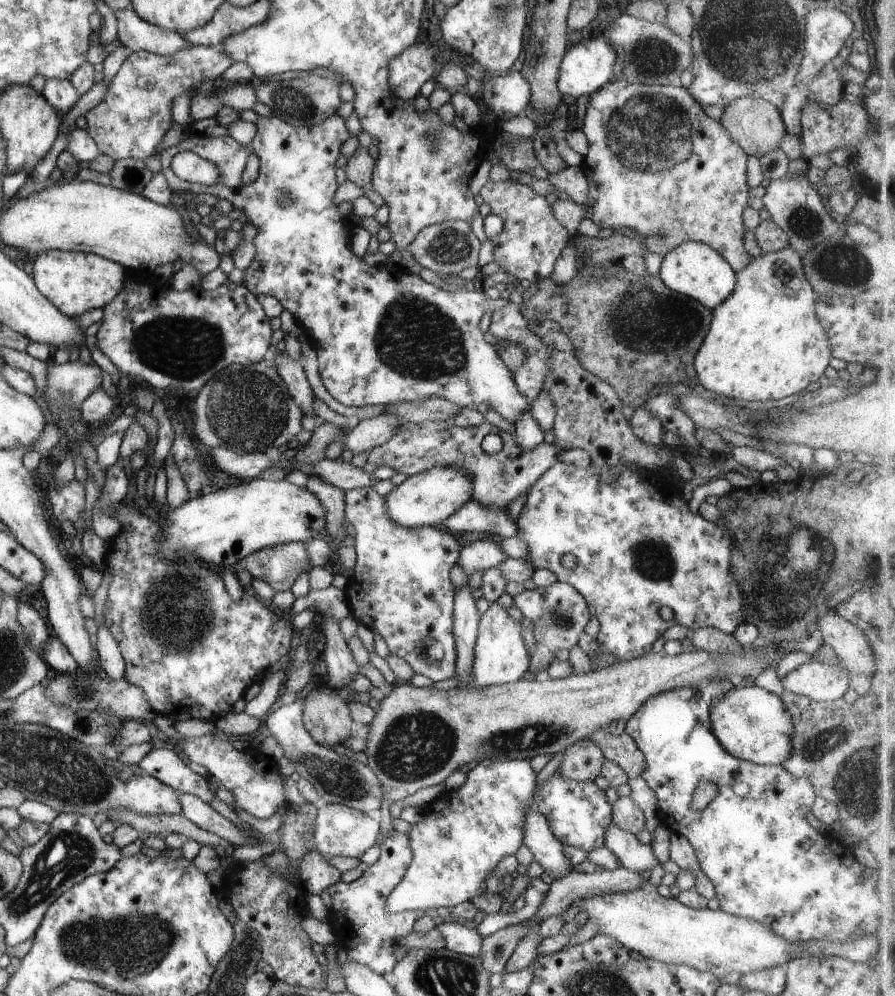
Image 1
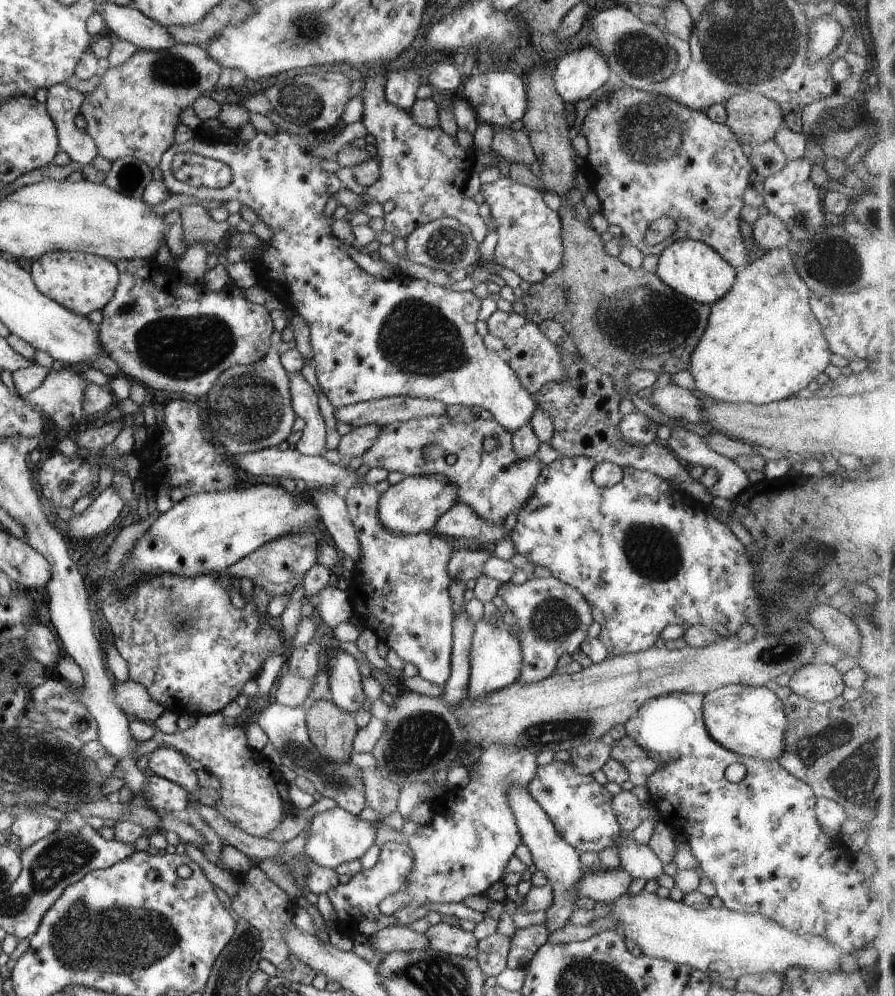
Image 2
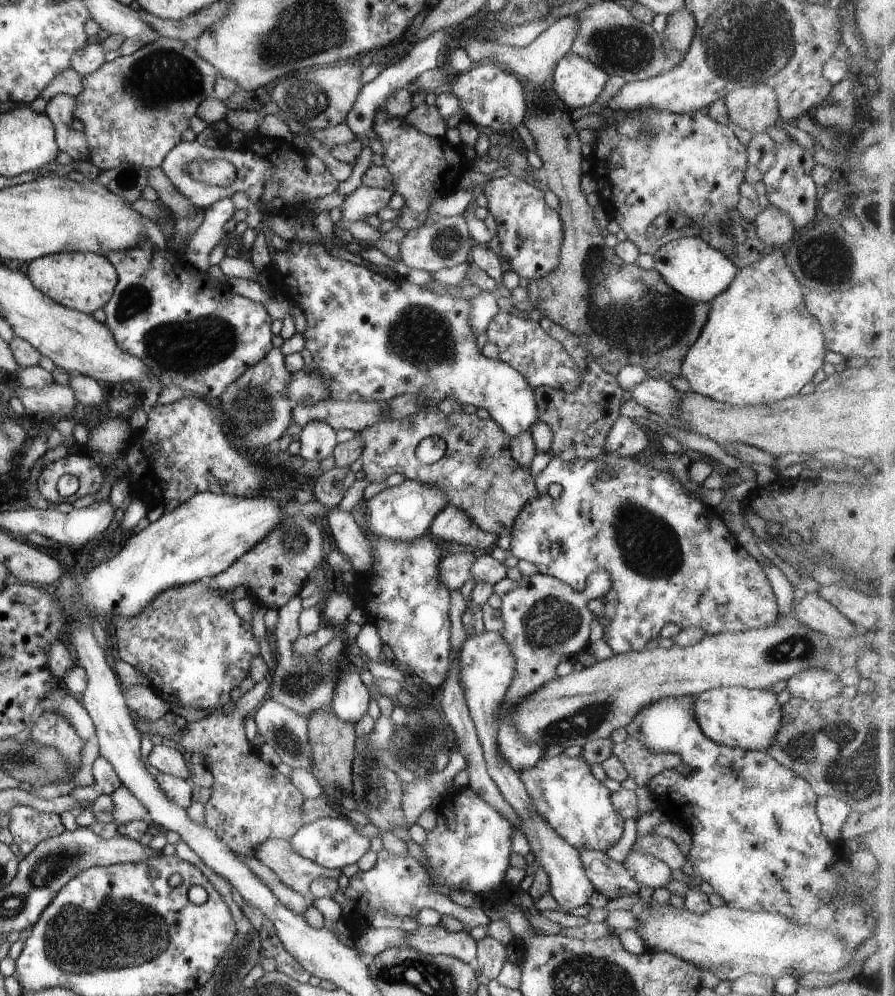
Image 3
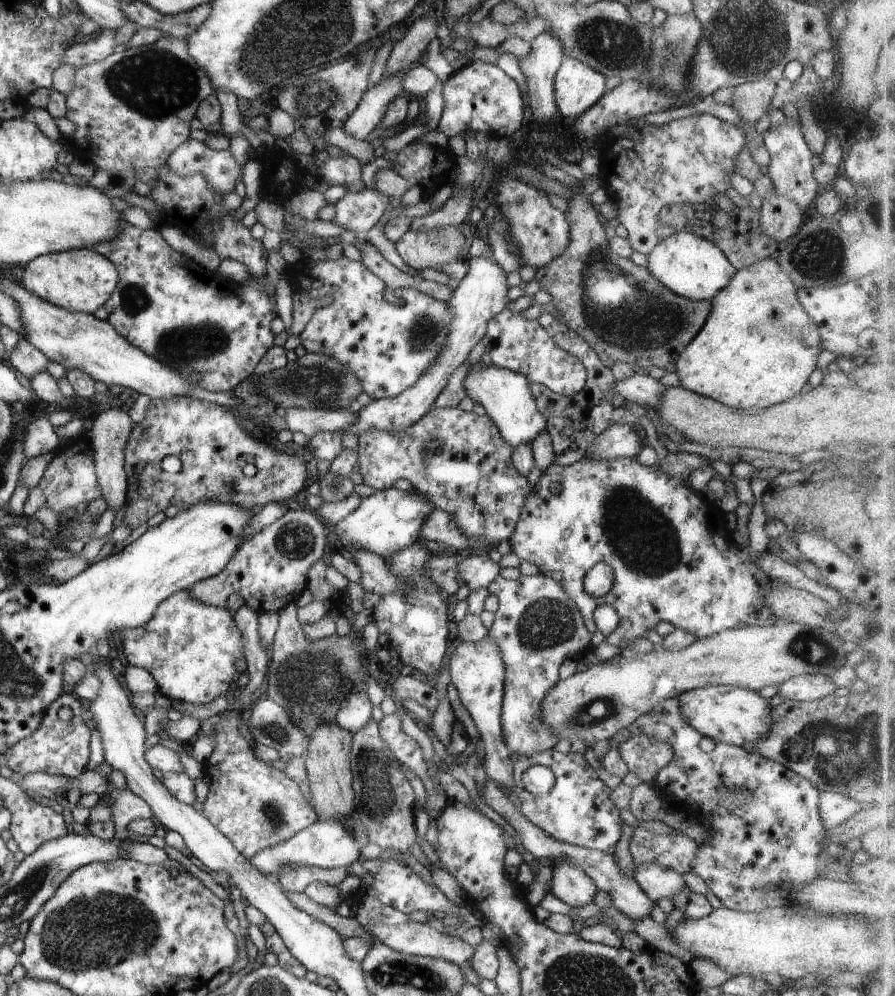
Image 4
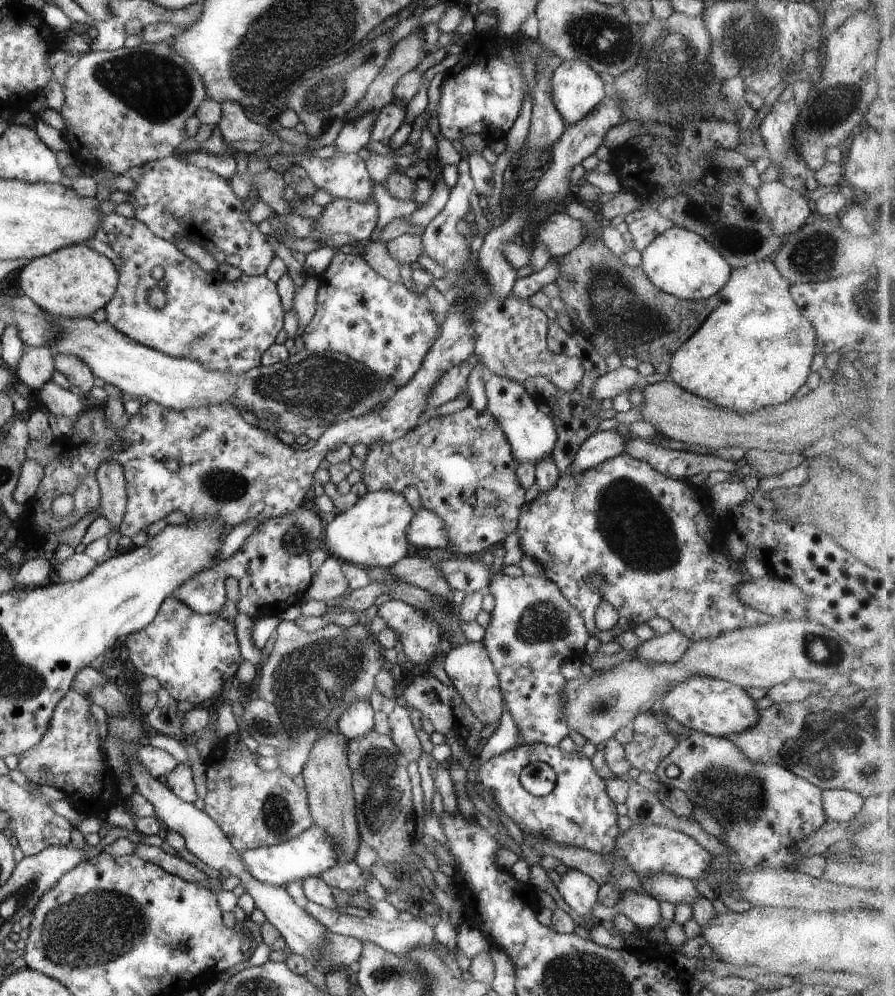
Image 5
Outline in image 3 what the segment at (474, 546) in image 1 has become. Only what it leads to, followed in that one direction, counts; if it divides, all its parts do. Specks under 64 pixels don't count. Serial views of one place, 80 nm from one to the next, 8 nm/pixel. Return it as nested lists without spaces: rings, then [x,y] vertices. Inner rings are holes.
[[[459,552],[446,554],[439,562],[439,573],[442,582],[450,589],[460,589],[471,579],[473,562],[478,558],[478,552]]]

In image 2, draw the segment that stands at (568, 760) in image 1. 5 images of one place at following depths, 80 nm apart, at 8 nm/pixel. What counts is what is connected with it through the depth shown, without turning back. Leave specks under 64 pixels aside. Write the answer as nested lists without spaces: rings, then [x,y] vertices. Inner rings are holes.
[[[618,724],[609,732],[608,737],[599,741],[586,742],[570,751],[570,764],[580,772],[592,776],[611,758],[614,743],[627,737],[625,725]]]

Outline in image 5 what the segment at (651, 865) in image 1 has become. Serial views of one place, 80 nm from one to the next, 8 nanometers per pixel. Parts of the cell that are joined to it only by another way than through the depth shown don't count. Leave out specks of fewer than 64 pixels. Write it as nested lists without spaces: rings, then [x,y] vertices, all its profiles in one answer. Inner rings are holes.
[[[660,873],[640,879],[645,893],[659,902],[668,901],[675,905],[682,902],[691,905],[700,895],[696,890],[695,881],[681,876]]]

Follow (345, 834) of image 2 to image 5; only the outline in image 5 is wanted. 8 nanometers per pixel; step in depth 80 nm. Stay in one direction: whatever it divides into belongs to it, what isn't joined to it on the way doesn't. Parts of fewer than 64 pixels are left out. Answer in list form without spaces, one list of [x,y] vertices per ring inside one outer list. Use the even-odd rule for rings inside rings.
[[[314,824],[285,843],[257,849],[245,849],[239,853],[248,872],[254,878],[260,882],[284,886],[297,878],[316,877],[317,874],[338,864],[339,854],[336,850],[331,836],[323,828]]]

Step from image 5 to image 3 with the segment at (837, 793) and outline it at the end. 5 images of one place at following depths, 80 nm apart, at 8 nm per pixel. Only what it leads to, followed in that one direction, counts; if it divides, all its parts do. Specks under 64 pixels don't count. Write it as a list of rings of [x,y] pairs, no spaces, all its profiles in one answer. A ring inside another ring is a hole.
[[[818,797],[815,806],[816,814],[821,822],[821,831],[832,843],[841,838],[843,822],[852,812],[851,806],[834,797]]]

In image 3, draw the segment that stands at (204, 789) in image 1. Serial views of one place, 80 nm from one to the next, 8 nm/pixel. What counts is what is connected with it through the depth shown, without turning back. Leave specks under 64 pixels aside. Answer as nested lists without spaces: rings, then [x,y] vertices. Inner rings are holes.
[[[160,744],[153,746],[153,750],[148,756],[148,762],[150,766],[154,766],[160,773],[188,781],[191,774],[186,765],[187,757],[187,754],[181,749]]]

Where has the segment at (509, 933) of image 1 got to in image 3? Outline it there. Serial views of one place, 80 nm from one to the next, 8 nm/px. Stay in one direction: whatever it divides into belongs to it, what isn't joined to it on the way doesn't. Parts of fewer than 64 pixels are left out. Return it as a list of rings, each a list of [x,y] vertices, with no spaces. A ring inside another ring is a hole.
[[[484,937],[477,942],[476,960],[476,966],[485,978],[495,979],[507,961],[505,945],[493,937]]]

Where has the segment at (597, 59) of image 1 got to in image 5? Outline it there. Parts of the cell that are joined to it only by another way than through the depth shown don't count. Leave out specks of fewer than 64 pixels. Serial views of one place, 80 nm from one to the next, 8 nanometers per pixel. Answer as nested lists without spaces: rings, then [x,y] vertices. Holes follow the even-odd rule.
[[[563,59],[551,76],[551,95],[566,124],[572,124],[594,111],[609,89],[588,63]]]

